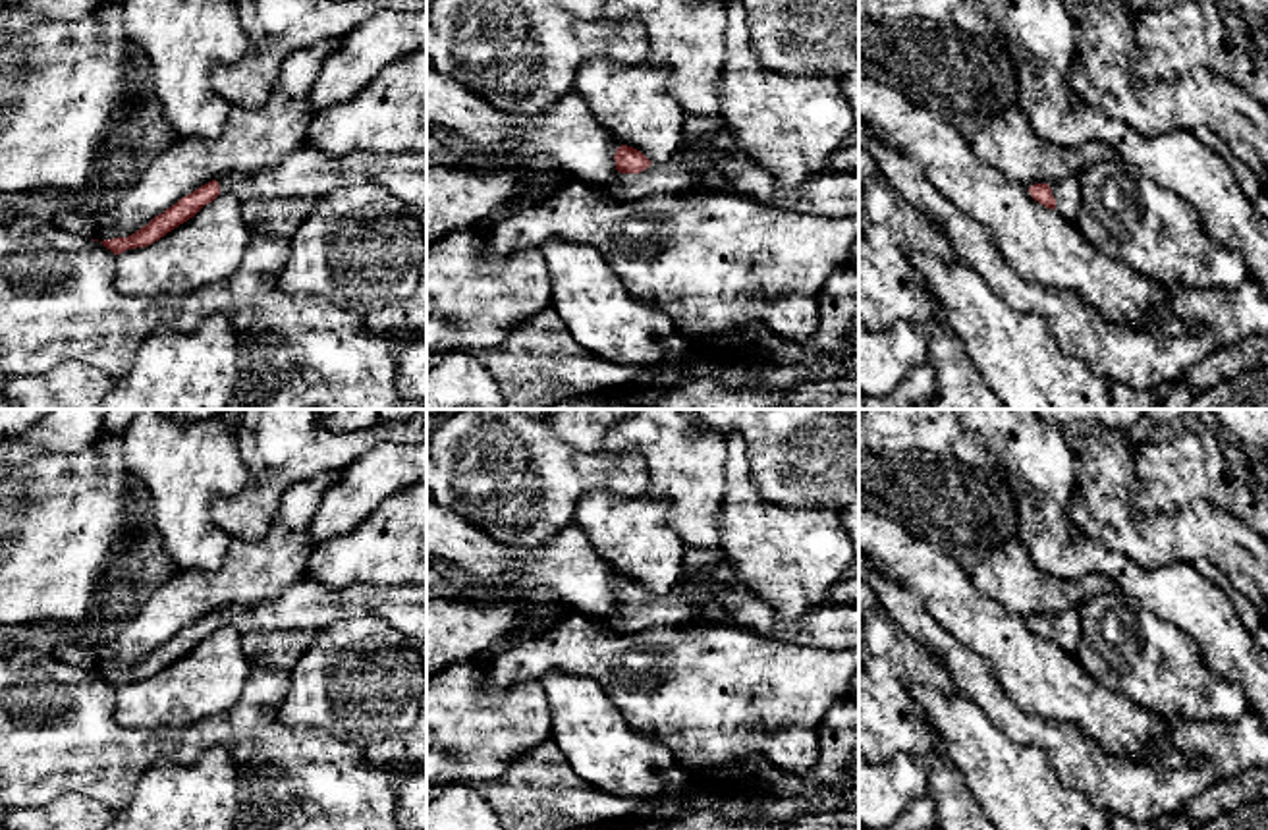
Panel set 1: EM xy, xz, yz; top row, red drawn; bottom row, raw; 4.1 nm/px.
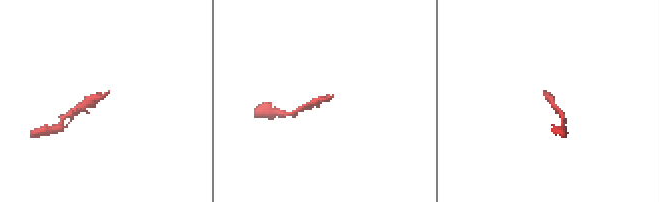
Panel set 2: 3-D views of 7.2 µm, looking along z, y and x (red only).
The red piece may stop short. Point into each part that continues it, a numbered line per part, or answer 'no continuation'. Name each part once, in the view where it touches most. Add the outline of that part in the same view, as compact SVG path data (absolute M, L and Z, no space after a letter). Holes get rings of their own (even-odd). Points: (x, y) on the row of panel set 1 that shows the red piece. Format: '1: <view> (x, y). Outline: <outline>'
1: xz (684, 168). Outline: M724 125L706 147L681 147L666 162L652 162L639 174L621 174L604 185L604 193L614 201L639 201L645 195L681 195L710 176L704 174L706 162L722 158L749 158L747 151L733 139Z

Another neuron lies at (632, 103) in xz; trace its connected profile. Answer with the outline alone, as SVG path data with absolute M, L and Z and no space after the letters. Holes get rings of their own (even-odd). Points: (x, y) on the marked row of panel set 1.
M589 58L577 69L573 89L602 129L620 145L641 151L650 162L666 162L683 143L685 108L668 93L670 71L648 60L627 66L612 58Z

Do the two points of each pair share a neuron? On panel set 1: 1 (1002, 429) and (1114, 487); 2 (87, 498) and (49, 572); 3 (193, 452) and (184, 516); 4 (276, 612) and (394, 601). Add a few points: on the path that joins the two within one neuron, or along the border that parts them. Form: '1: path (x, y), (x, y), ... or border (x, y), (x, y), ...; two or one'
1: border (1070, 435), (1075, 458), (1075, 489), (1066, 512); two
2: path (70, 516), (51, 535), (51, 554); one
3: path (184, 468), (184, 500); one
4: path (305, 607), (365, 601); one

